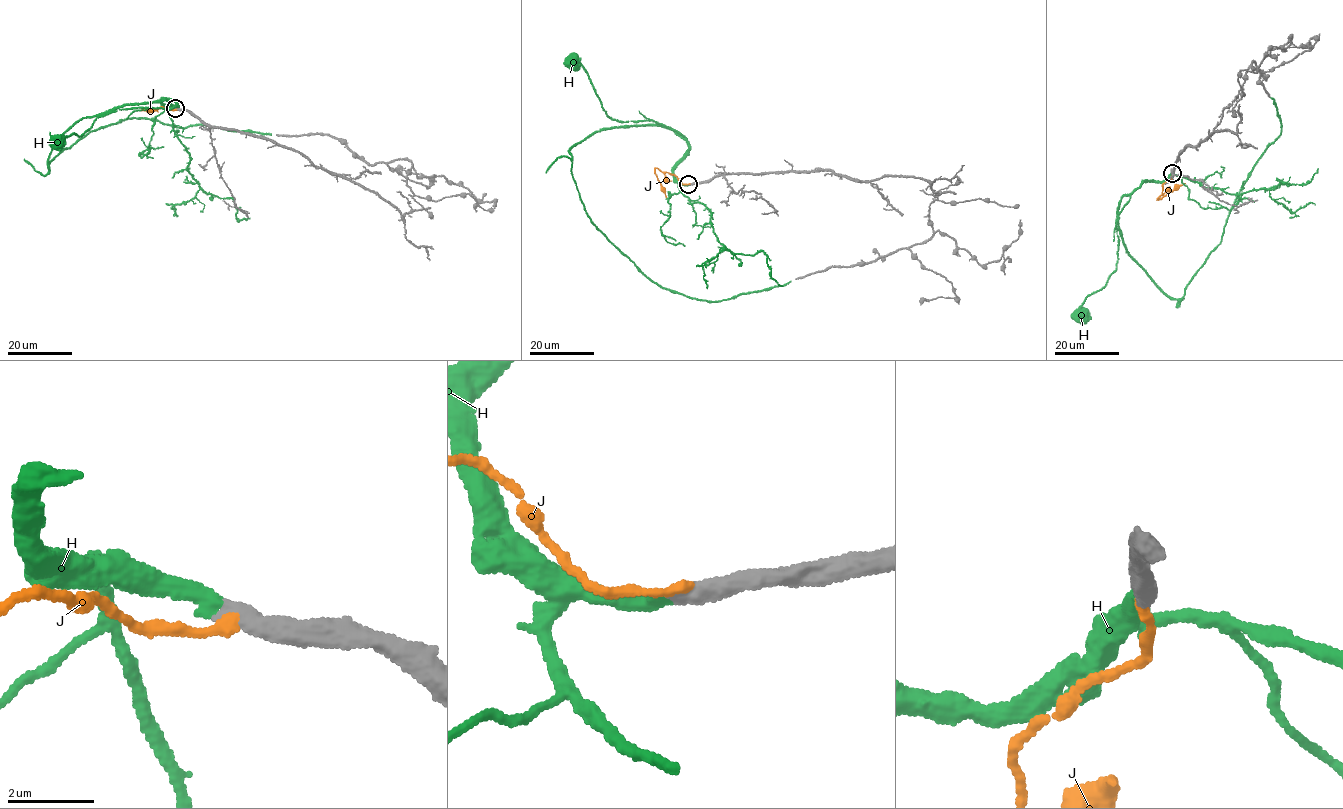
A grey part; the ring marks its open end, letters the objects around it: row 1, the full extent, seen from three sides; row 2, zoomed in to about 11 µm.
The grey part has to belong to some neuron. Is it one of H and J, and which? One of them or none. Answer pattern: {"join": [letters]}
{"join": ["H"]}

